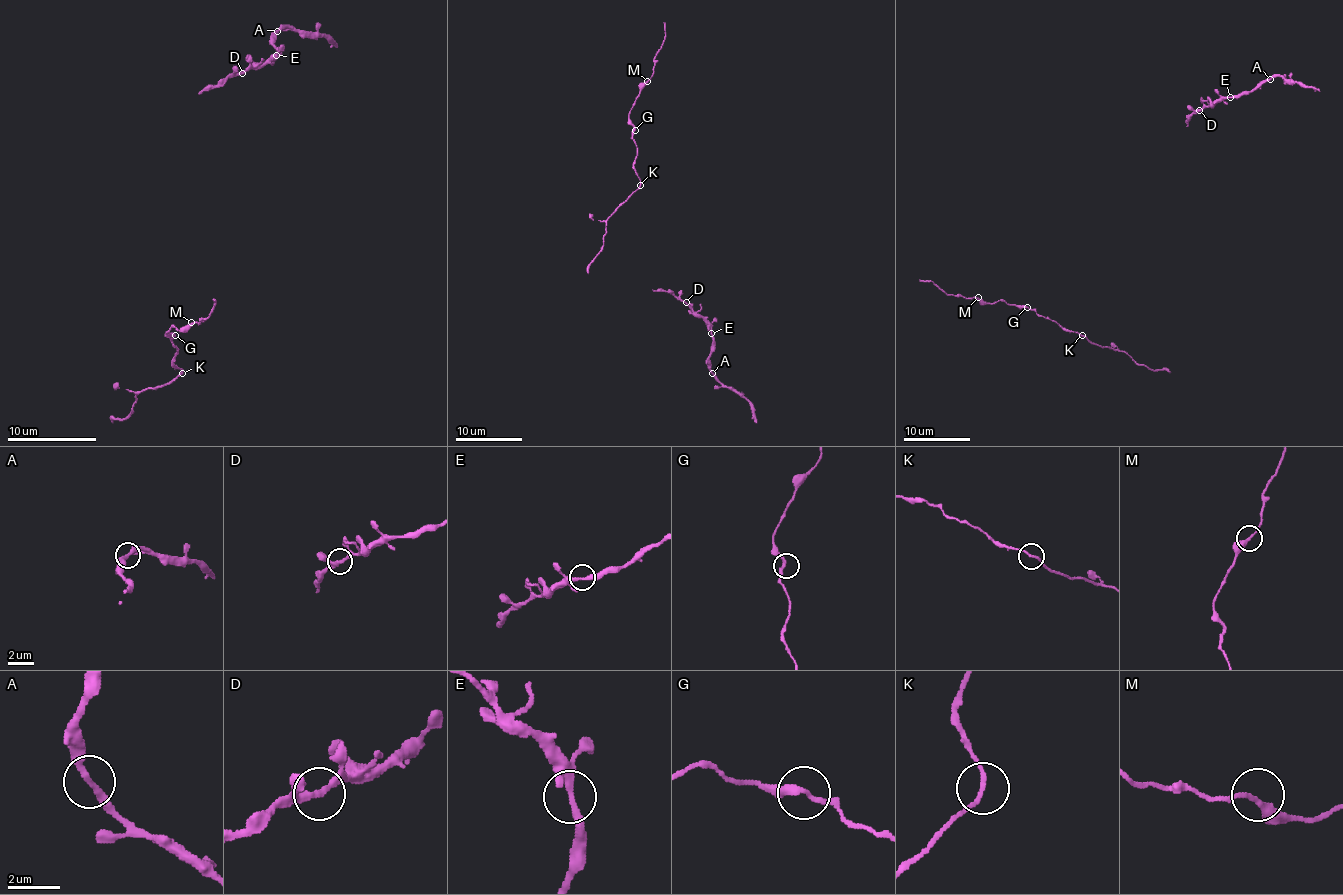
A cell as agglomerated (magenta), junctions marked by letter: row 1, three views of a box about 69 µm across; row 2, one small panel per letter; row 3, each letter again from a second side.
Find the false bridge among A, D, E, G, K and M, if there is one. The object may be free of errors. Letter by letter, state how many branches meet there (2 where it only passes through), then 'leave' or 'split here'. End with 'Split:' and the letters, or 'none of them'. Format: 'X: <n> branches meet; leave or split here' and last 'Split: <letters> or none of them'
A: 2 branches meet; leave
D: 2 branches meet; leave
E: 2 branches meet; leave
G: 2 branches meet; leave
K: 2 branches meet; leave
M: 2 branches meet; leave
Split: none of them

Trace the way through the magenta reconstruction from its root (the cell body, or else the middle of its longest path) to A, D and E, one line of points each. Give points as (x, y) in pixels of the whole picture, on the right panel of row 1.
A: (1187, 125), (1195, 112), (1212, 107), (1227, 97), (1248, 94), (1270, 79)
D: (1187, 125), (1188, 119), (1198, 110)
E: (1187, 125), (1195, 112), (1230, 97)

